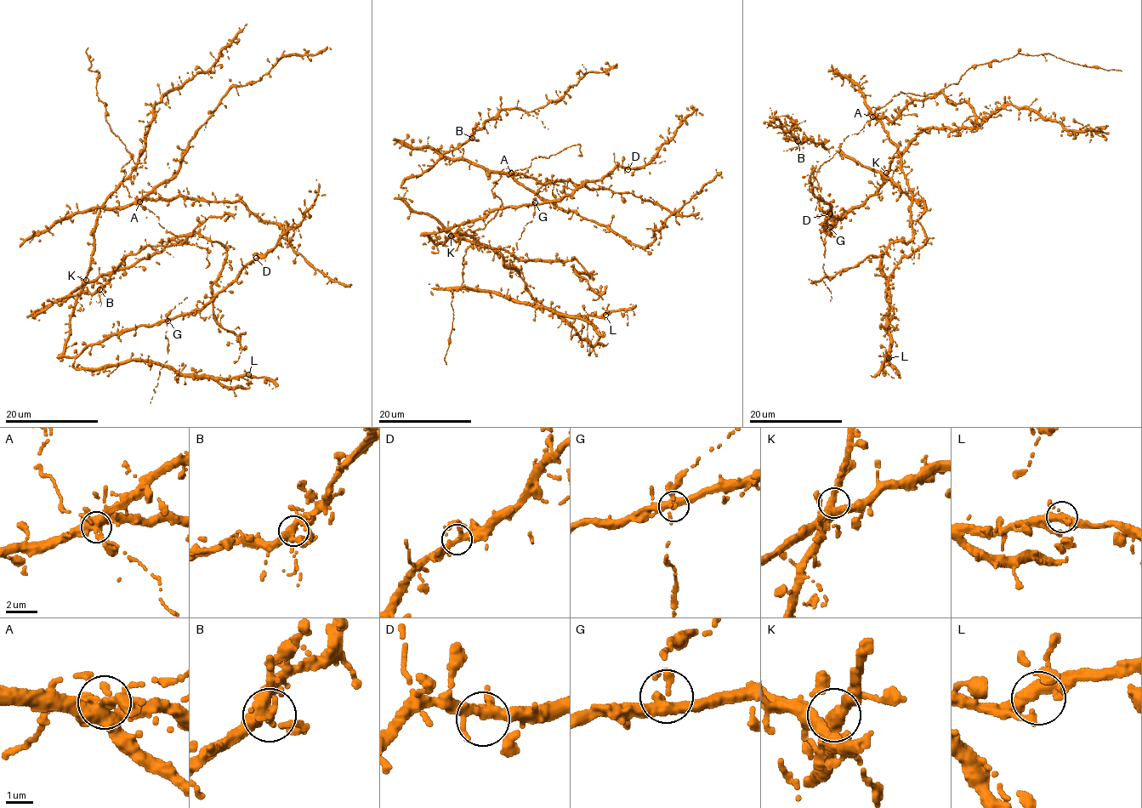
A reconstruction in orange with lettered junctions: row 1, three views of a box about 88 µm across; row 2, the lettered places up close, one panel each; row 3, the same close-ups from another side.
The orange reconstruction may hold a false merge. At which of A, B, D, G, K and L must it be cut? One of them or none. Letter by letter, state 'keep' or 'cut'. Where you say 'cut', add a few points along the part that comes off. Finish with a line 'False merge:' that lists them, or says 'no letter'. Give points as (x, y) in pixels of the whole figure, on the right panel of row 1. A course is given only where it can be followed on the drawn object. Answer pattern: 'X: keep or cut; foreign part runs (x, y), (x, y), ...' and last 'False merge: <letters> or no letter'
A: keep
B: keep
D: keep
G: keep
K: keep
L: keep
False merge: no letter

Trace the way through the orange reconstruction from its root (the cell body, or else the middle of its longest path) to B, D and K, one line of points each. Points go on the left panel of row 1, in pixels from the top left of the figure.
B: (34, 315), (55, 302), (99, 289)
D: (34, 315), (84, 281), (64, 354), (74, 356), (115, 334), (200, 310), (256, 258)
K: (34, 315), (36, 310), (35, 312), (65, 298), (86, 280)

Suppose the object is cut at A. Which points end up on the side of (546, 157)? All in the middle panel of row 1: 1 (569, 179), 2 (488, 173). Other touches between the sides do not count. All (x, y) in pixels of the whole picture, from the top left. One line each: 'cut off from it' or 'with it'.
1: cut off from it
2: cut off from it

